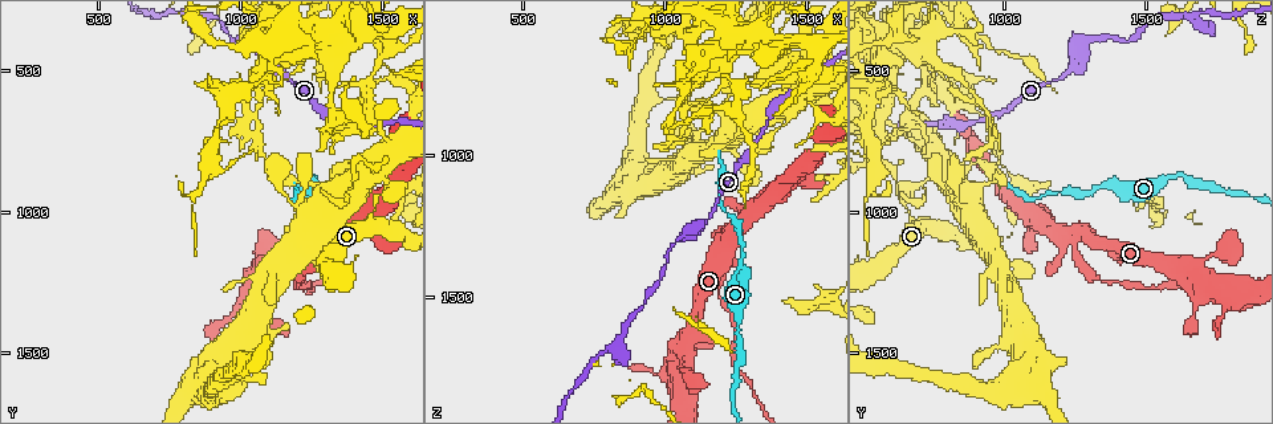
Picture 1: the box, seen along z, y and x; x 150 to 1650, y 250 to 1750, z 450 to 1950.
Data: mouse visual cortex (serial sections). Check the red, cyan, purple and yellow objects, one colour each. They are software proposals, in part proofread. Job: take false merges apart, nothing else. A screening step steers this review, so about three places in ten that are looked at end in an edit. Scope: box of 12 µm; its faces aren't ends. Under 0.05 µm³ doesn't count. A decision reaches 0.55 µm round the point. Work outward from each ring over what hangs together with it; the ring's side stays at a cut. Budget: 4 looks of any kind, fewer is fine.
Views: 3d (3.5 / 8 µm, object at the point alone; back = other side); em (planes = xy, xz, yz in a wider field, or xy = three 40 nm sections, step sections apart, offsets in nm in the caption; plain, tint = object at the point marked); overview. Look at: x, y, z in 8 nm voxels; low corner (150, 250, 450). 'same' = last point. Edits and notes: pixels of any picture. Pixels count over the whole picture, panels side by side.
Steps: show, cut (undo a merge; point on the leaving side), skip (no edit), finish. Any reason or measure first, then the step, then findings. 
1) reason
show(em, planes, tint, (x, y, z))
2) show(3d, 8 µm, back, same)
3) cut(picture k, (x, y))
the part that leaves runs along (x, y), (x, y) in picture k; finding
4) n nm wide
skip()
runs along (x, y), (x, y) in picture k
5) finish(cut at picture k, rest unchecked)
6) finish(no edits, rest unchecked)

a fork
show(3d, 3.5 µm, (1100, 430, 1260))

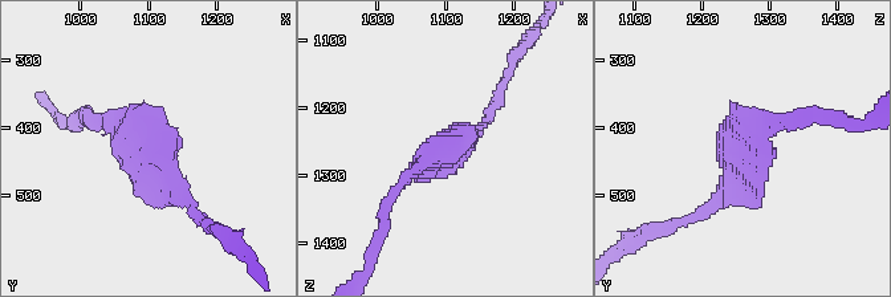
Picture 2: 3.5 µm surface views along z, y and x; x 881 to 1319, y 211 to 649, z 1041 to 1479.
need the tissue
show(em, xy, step 3, tint, (1100, 435, 1265))

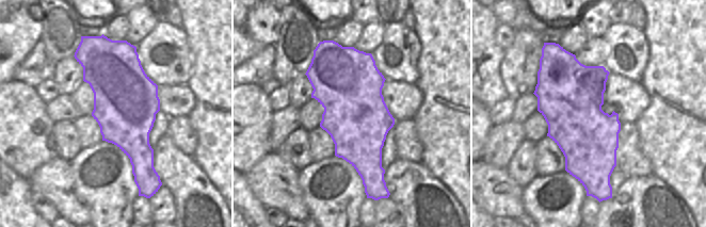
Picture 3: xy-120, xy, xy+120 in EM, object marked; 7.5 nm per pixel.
skip()
runs along (194, 215), (129, 130), (88, 117) in picture 2; continuous, no second cell

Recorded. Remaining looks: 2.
a fork
show(3d, 3.5 µm, (1530, 930, 660))

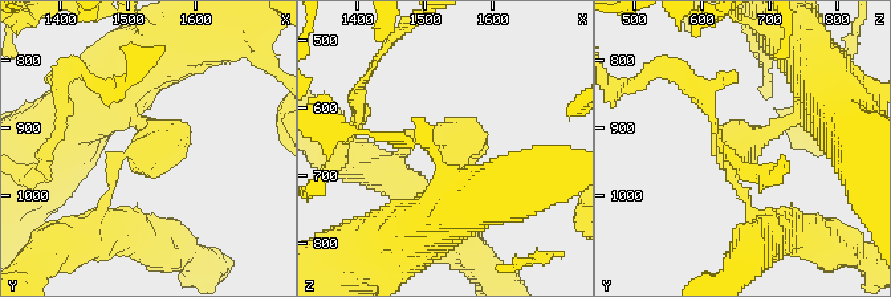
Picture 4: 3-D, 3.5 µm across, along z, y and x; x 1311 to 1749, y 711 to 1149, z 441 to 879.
show(em, xy, step 1, tint, (1530, 925, 665))

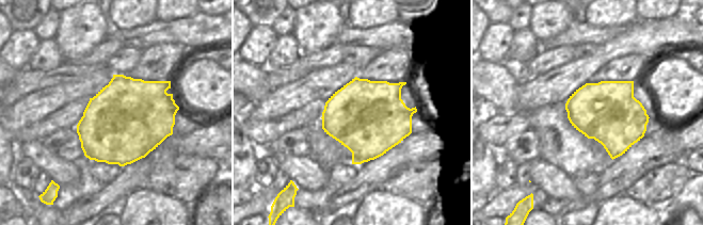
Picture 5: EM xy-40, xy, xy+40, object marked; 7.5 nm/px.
cut(picture 4, (451, 155))
the part that leaves runs along (423, 137), (447, 150), (423, 228) in picture 4; a second cell is stuck on

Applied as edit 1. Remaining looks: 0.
finish(cut at picture 4, rest unchecked)

